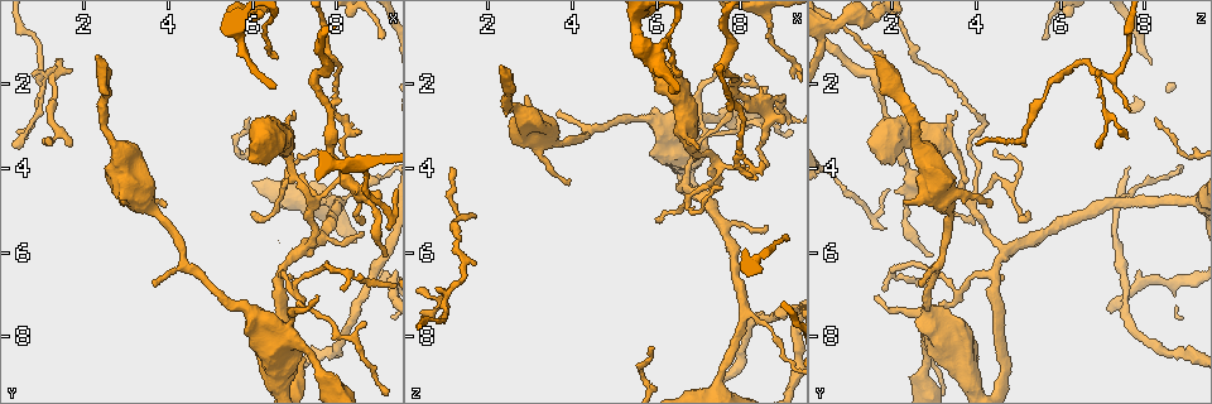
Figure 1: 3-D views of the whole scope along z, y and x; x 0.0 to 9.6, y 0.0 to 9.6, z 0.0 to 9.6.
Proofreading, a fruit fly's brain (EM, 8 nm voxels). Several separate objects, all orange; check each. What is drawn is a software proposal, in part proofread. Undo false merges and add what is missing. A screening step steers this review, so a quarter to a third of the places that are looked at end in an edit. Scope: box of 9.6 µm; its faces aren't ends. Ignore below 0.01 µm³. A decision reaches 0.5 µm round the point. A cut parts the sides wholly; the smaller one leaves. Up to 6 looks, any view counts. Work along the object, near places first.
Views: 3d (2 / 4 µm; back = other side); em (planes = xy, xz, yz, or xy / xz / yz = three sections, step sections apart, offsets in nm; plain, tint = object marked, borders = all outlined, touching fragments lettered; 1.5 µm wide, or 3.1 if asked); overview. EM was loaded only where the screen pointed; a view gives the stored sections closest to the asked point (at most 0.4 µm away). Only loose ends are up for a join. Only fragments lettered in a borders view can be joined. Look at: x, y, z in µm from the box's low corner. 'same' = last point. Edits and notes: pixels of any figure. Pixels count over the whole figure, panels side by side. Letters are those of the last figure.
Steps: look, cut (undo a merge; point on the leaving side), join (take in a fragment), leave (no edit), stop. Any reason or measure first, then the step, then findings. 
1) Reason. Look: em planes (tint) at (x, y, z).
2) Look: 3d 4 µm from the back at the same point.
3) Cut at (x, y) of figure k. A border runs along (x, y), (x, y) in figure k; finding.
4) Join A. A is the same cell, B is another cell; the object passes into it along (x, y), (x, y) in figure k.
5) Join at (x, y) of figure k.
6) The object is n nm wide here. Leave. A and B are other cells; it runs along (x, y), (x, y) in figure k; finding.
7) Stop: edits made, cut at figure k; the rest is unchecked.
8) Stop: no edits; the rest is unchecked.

Tapers out. Look: 3d 2 µm at (1.10, 3.35, 4.00).

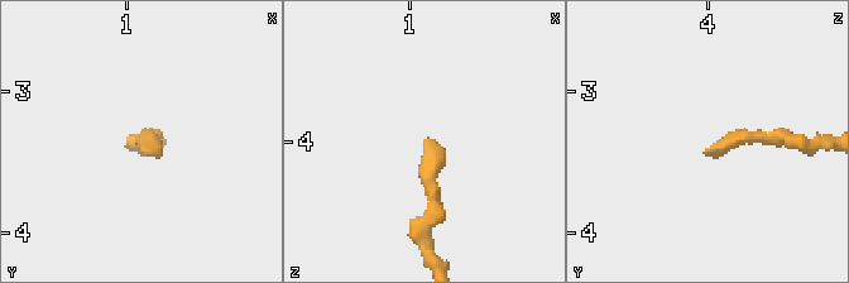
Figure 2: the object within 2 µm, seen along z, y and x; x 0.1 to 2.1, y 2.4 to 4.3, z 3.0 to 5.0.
Look: em planes (borders) at (1.14, 3.42, 4.02).

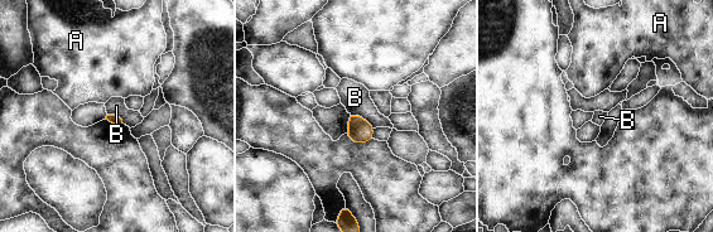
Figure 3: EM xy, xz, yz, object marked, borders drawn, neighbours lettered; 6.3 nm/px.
Leave. A and B are other cells; a border runs along (350, 112), (360, 115), (374, 127) in figure 3; no lettered fragment goes on from it.

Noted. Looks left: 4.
An open end. Look: 3d 2 µm at (3.65, 6.80, 2.60).

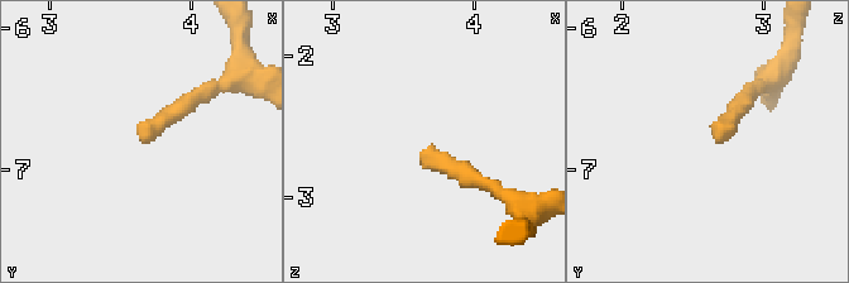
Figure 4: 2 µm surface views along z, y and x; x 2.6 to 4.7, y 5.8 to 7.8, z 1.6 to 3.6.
Need the tissue. Look: em yz step 4 (borders) at (3.68, 6.78, 2.66).

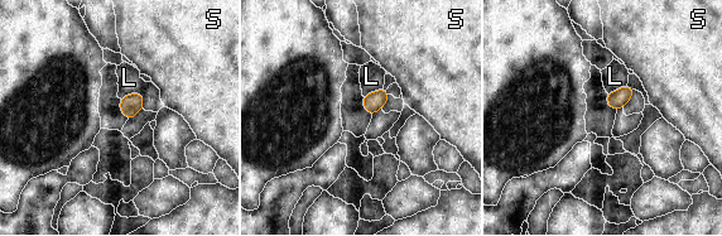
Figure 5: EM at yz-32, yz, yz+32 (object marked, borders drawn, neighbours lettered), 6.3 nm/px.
Look: em planes (borders) at the same point.

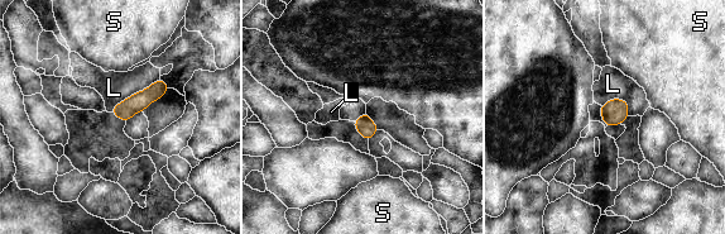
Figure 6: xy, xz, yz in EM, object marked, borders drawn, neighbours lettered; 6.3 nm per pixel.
Leave. L and S are other cells; a border runs along (159, 77), (119, 101), (109, 111) in figure 6; no lettered fragment goes on from it.

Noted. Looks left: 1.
Free end. Look: em yz step 4 (borders) at (8.55, 3.10, 3.80).

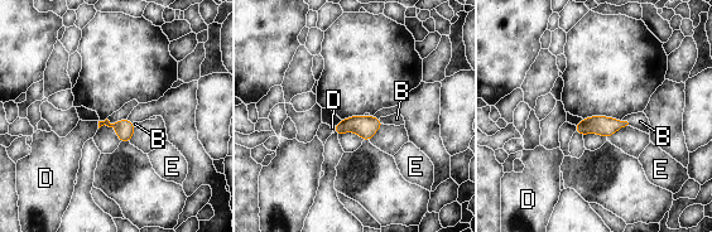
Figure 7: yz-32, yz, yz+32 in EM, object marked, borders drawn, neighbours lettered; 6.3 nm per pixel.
The longest contact is with B, 60 nm. Join B. B is the same cell, D and E are other cells; the object passes into it along (606, 126), (625, 121), (640, 121) in figure 7; the neuron continues.

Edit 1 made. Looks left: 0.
Stop: edits made, join at figure 7; the rest is unchecked.

